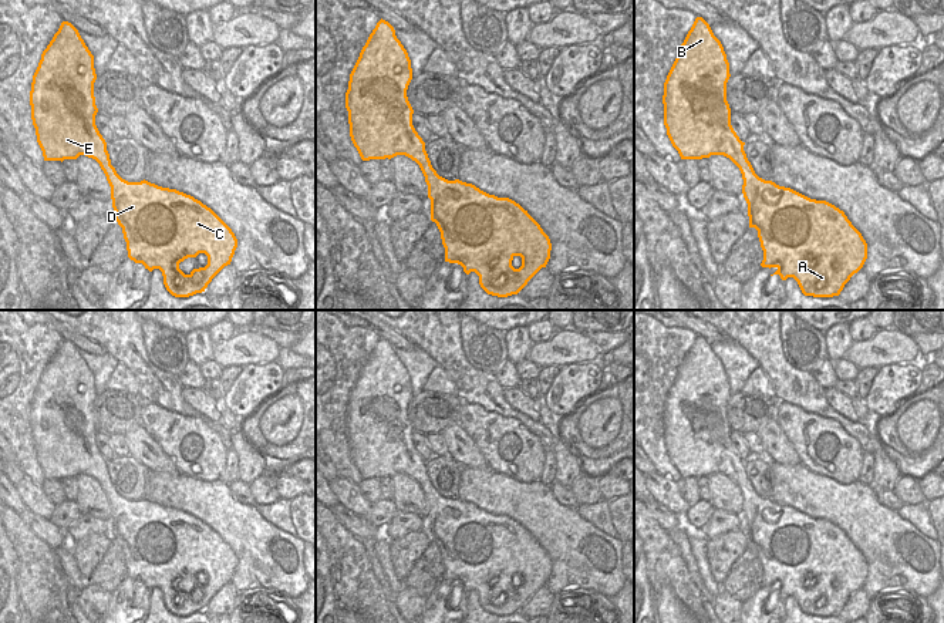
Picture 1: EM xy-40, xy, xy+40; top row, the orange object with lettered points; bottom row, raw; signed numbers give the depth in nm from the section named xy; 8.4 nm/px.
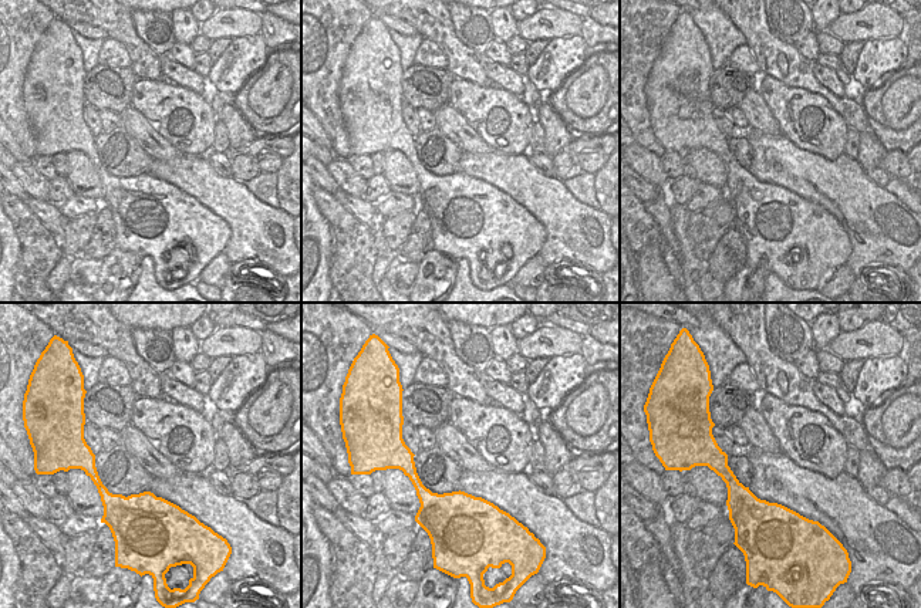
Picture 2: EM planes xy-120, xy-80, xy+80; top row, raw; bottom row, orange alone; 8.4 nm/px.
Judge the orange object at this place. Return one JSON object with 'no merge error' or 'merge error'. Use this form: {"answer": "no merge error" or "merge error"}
{"answer": "no merge error"}

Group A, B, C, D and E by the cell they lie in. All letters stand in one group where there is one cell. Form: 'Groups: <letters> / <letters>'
Groups: A B C D E

